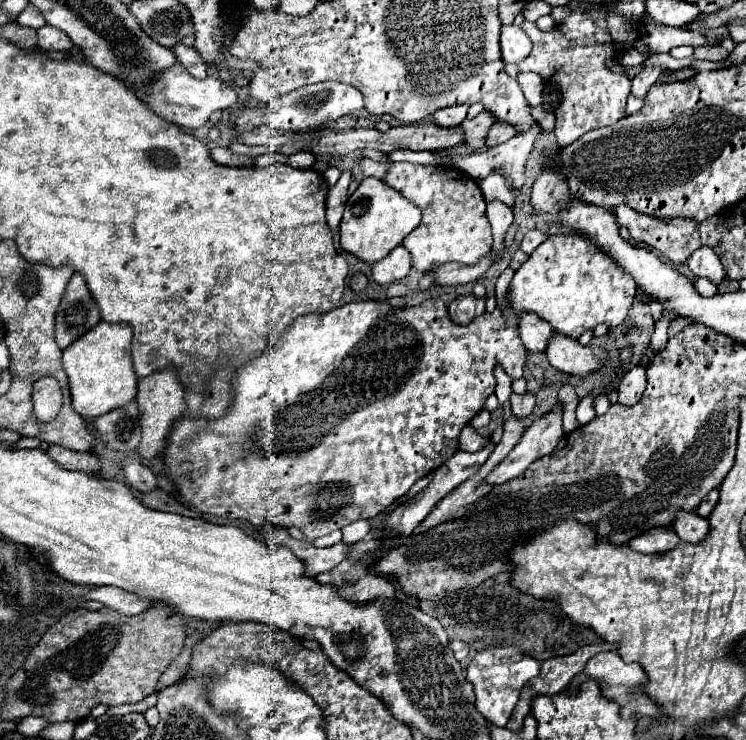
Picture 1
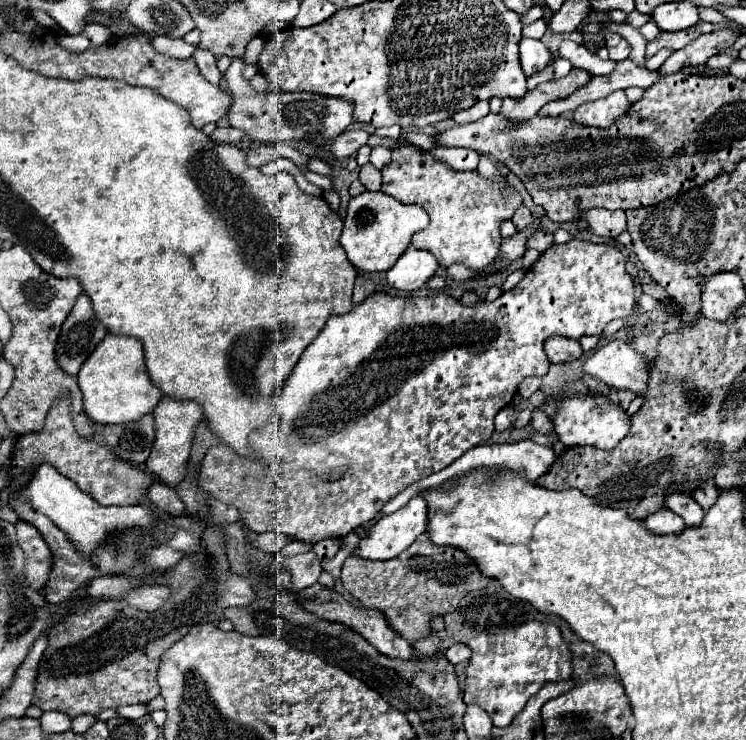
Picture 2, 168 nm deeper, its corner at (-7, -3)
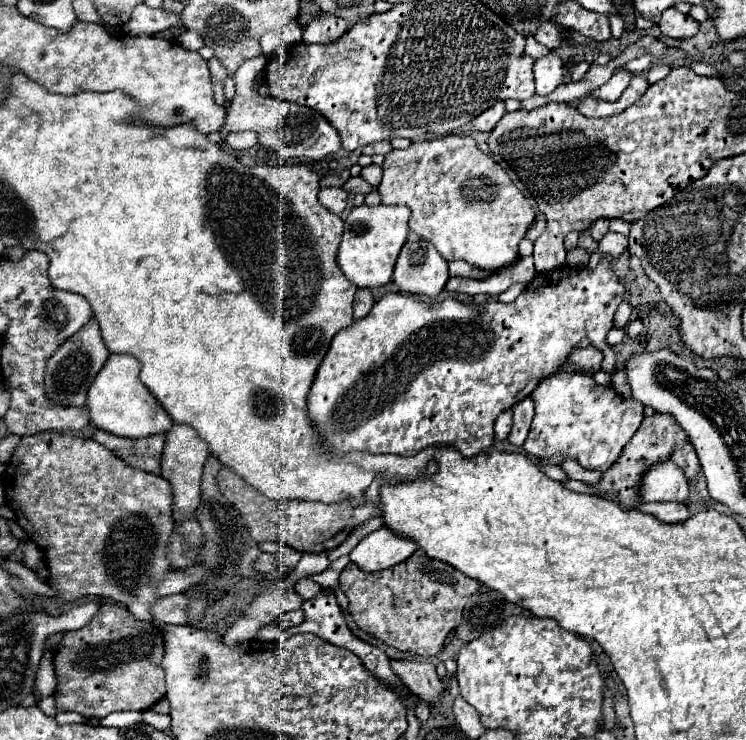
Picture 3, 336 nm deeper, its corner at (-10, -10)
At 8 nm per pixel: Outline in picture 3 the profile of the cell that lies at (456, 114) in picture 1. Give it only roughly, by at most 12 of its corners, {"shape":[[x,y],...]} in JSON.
{"shape":[[499,102],[481,112],[471,124],[475,130],[491,132],[505,114]]}

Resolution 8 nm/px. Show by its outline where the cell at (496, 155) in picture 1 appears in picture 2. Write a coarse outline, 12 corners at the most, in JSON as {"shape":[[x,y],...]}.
{"shape":[[438,147],[432,155],[458,169],[474,171],[478,153]]}

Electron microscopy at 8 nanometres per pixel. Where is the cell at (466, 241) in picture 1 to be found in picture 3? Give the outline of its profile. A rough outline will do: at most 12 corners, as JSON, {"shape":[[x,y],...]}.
{"shape":[[471,136],[385,156],[383,204],[447,262],[497,272],[535,220]]}

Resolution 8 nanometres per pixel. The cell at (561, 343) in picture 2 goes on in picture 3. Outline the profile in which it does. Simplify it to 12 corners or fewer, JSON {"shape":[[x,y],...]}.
{"shape":[[595,346],[575,348],[569,364],[583,372],[601,368],[601,352]]}

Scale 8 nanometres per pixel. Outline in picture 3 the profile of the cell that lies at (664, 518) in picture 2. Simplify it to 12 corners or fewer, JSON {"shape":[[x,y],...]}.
{"shape":[[649,504],[639,510],[665,524],[681,524],[689,518],[683,504]]}

